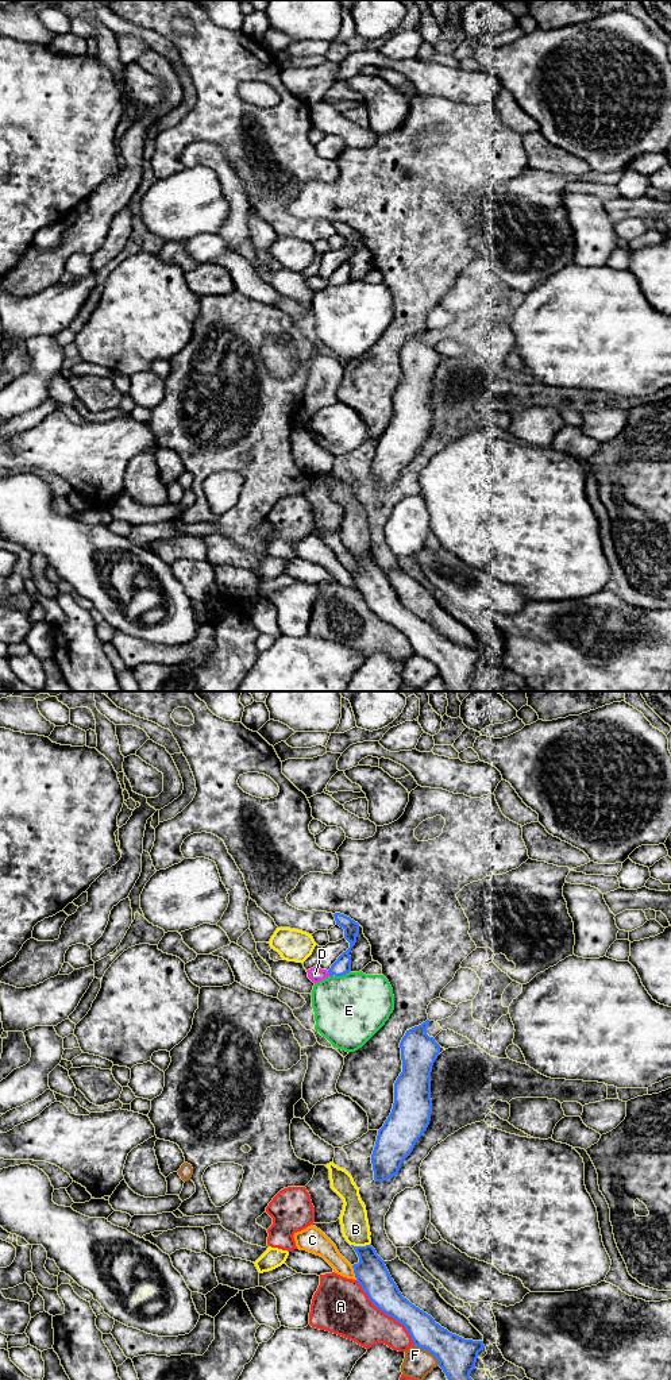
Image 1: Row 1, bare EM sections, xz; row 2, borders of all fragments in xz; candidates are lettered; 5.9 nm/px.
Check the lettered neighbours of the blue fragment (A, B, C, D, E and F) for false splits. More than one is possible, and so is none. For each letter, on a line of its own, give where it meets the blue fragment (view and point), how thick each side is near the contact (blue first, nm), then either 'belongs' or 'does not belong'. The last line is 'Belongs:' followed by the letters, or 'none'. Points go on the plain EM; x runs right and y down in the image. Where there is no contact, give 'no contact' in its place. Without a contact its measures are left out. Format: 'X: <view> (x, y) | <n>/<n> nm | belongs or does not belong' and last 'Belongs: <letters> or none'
A: xz (386, 621) | 190/320 nm | does not belong
B: xz (361, 555) | 190/170 nm | does not belong
C: xz (354, 581) | 190/120 nm | does not belong
D: xz (330, 282) | 100/90 nm | does not belong
E: xz (342, 284) | 100/420 nm | does not belong
F: xz (428, 659) | 220/170 nm | does not belong
Belongs: none

